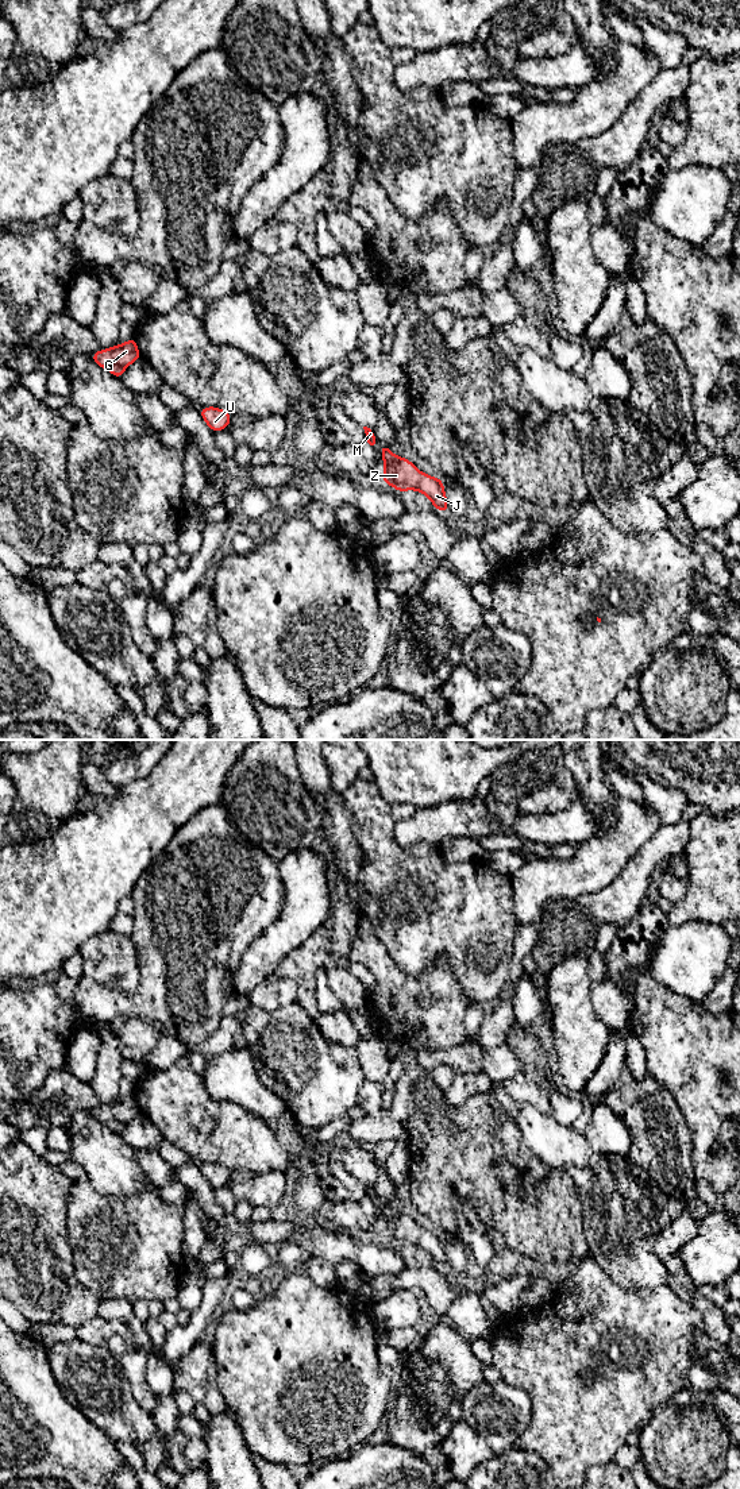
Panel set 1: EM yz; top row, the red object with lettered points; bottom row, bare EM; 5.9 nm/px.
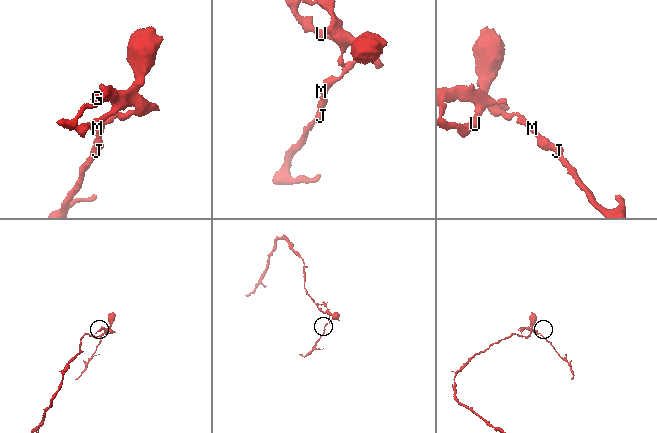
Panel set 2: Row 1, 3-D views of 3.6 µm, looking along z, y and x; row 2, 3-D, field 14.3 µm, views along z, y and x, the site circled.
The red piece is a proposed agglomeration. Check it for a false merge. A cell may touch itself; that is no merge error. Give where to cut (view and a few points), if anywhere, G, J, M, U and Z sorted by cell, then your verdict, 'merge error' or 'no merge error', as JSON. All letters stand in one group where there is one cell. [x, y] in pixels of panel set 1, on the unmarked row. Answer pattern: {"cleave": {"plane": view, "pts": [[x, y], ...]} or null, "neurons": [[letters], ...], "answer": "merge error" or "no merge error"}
{"cleave": {"plane": "yz", "pts": [[124, 1122], [110, 1119], [106, 1123]]}, "neurons": [["G"], ["J", "M", "U", "Z"]], "answer": "merge error"}

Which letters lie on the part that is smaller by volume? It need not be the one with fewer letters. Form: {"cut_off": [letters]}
{"cut_off": ["G"]}

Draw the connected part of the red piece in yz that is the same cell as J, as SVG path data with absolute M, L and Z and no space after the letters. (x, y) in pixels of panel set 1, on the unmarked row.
M389 1201L381 1204L381 1211L384 1214L382 1237L385 1239L401 1249L405 1246L420 1247L432 1257L435 1265L448 1268L443 1235L421 1228L411 1216L396 1212Z

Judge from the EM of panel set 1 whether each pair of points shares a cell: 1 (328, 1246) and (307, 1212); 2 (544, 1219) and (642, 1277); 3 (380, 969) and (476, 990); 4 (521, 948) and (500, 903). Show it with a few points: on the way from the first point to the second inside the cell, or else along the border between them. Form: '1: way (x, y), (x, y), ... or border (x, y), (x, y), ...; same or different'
1: border (315, 1218), (300, 1221); different
2: border (582, 1214), (584, 1235), (589, 1254); different
3: border (447, 959), (455, 980), (470, 999); different
4: border (517, 928), (509, 967); different

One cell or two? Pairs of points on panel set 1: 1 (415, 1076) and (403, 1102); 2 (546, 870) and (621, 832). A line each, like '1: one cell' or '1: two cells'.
1: one cell
2: one cell

